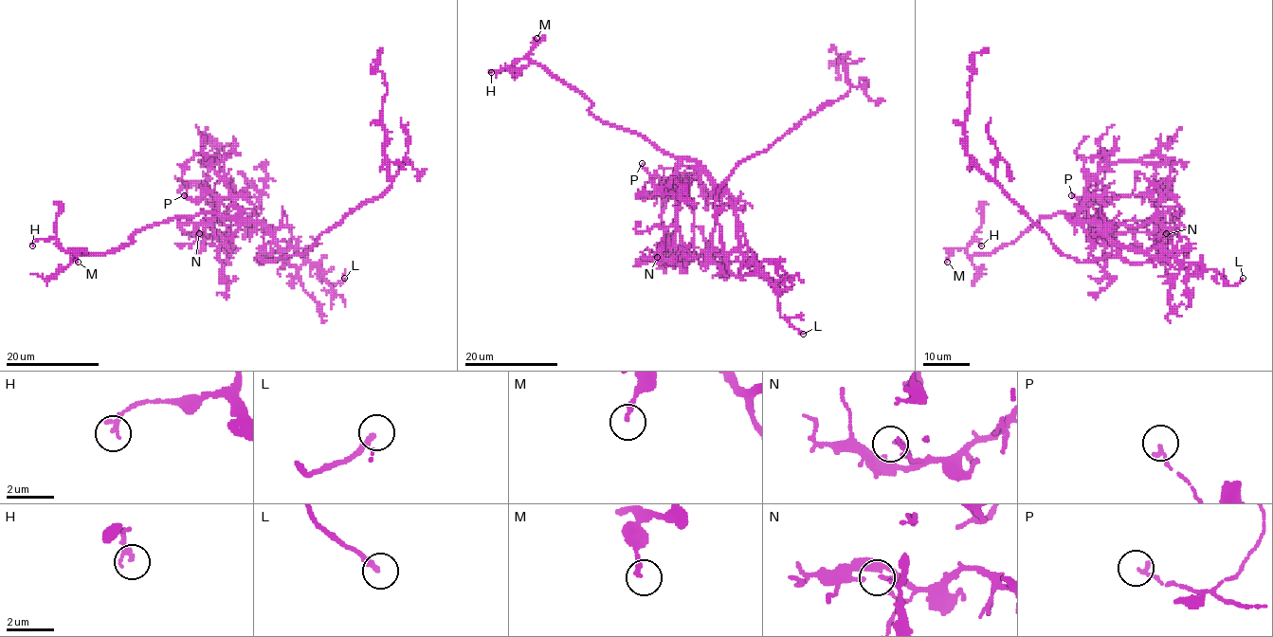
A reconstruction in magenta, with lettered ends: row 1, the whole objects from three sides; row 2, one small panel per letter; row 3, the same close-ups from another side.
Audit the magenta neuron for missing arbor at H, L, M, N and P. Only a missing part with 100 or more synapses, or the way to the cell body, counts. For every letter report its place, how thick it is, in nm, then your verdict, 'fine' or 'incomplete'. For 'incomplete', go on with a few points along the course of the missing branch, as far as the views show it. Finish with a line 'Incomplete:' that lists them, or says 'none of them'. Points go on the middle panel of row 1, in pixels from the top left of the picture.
H: at (491, 72); 220 nm thick; fine
L: at (803, 334); 240 nm thick; incomplete
M: at (536, 38); 200 nm thick; fine
N: at (657, 257); 120 nm thick; fine
P: at (642, 163); 160 nm thick; fine
Incomplete: L

